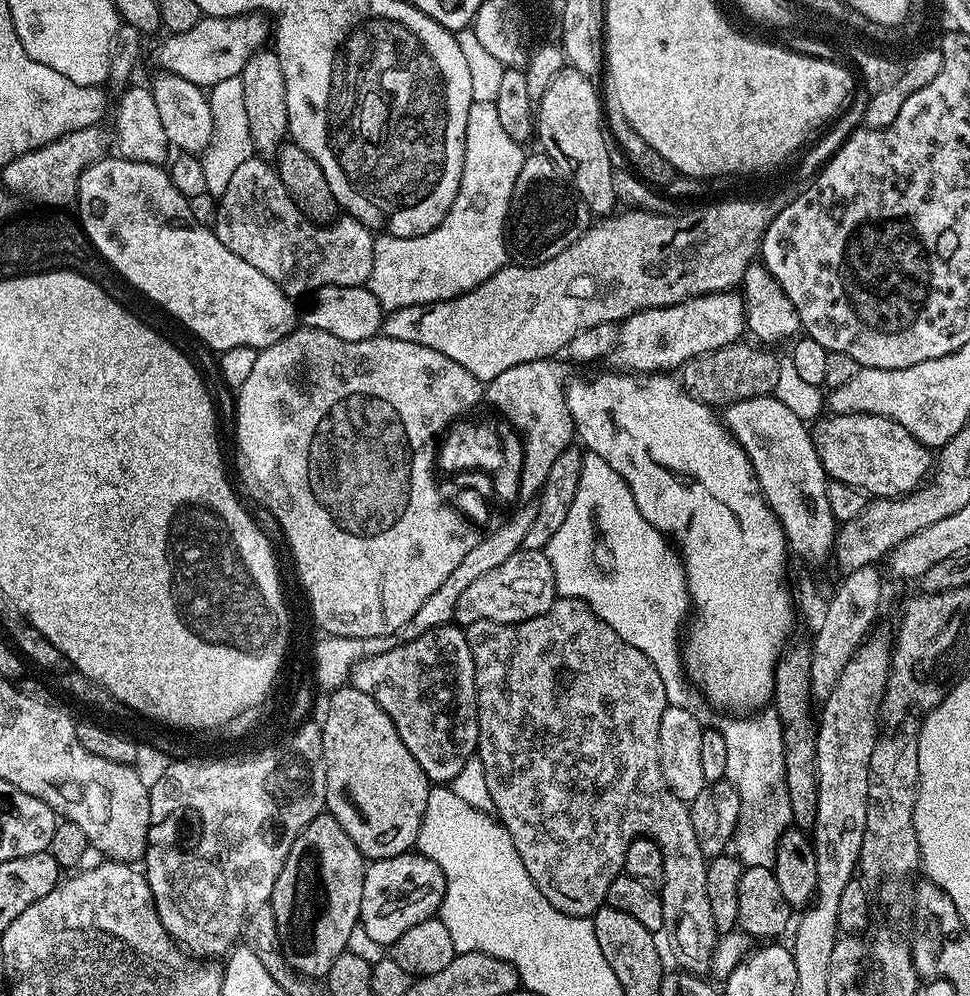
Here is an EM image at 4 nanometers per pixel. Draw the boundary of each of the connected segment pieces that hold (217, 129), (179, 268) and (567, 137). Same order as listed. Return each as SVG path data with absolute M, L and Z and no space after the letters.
M239 77L226 79L215 85L209 91L212 135L208 138L208 145L201 155L201 162L206 179L206 191L219 198L229 185L231 175L243 162L253 157L255 148L252 135L249 132L249 119L246 116L245 95Z
M105 158L103 160L95 160L85 170L78 182L78 190L76 191L76 200L78 201L78 205L80 204L78 223L84 229L86 235L88 235L89 245L93 249L97 248L142 295L149 296L158 307L165 308L174 319L181 320L202 343L216 348L215 351L217 353L230 350L234 346L250 346L259 350L269 348L274 342L278 342L279 340L285 340L298 324L298 308L296 312L295 306L292 305L295 304L293 297L287 296L277 284L270 282L270 278L266 278L266 274L254 270L254 266L250 266L250 262L242 262L242 258L238 258L238 254L226 250L226 246L222 246L222 242L218 242L215 231L209 225L207 228L206 225L200 224L195 210L191 208L193 205L190 203L190 200L175 188L169 173L161 165L134 162L133 160L125 160L123 158L115 159Z
M565 66L558 74L558 78L550 82L550 90L546 90L546 94L542 94L538 102L534 112L534 132L538 140L540 136L539 147L548 156L557 162L563 161L562 158L565 156L572 163L570 180L576 195L583 200L589 213L596 215L597 212L600 215L597 217L604 218L617 207L618 203L614 194L614 165L612 156L608 153L609 141L606 139L606 117L602 111L602 96L596 93L596 88L592 84L595 84L593 77L582 74L571 66Z

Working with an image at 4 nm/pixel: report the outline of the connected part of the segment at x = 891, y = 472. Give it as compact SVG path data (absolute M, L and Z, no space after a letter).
M869 412L828 414L817 419L810 431L828 479L846 482L872 498L908 495L920 487L934 464L929 449L918 443L905 428L898 426L898 422L885 416Z

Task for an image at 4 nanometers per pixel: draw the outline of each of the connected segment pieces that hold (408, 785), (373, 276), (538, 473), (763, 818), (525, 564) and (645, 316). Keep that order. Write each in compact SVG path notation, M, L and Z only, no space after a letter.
M345 686L335 689L328 700L328 709L324 712L324 725L320 728L320 748L324 769L326 770L326 811L332 815L350 834L354 846L369 861L382 858L394 858L404 852L413 851L416 839L426 814L426 802L430 791L428 776L414 762L414 754L406 750L406 742L398 734L394 722L362 690Z
M473 100L470 106L470 114L466 114L466 142L464 143L464 165L462 166L460 189L454 198L452 209L448 211L444 221L430 234L422 234L421 236L390 236L380 234L374 239L374 266L370 266L370 278L366 287L374 294L374 298L378 298L381 309L395 310L405 308L406 306L414 306L415 304L433 304L439 300L449 300L455 296L460 296L463 292L474 290L482 282L486 282L486 278L490 278L498 269L505 267L509 263L510 257L506 251L508 207L510 206L512 191L514 190L514 182L518 182L518 170L522 170L522 162L524 161L525 155L525 149L521 144L514 142L514 138L510 138L510 134L506 134L506 129L502 127L498 119L496 105L490 102Z
M549 358L522 366L510 366L510 370L498 374L498 378L486 384L486 400L497 408L495 411L519 433L523 441L524 461L519 499L524 502L537 499L558 454L574 444L574 423L568 409L564 368L558 361Z
M772 710L753 715L751 718L728 718L725 720L728 721L722 724L720 733L722 738L726 738L726 779L734 786L734 790L738 790L738 798L744 796L744 820L738 818L736 823L734 852L744 868L753 868L754 866L772 868L776 859L776 847L780 835L785 828L792 824L790 794L788 792L760 794L760 790L758 790L760 786L754 784L758 778L754 778L752 774L748 776L748 772L750 772L750 768L754 770L754 766L776 762L776 758L770 758L772 754L754 754L754 752L764 750L764 746L774 744L774 740L778 744L778 736L784 736L784 727L780 725L780 719Z
M521 548L502 566L494 566L476 579L471 586L466 586L462 598L456 603L455 623L467 626L474 622L489 620L499 624L517 624L530 618L538 618L538 614L546 614L550 606L558 598L554 570L548 561L547 551Z
M729 290L727 292L707 292L704 296L689 296L688 299L684 300L680 304L671 304L665 308L647 308L641 312L633 312L627 320L623 321L619 325L618 331L616 333L616 347L614 349L614 357L616 356L617 369L623 370L628 374L660 374L665 370L672 370L668 368L679 369L681 366L688 363L688 361L695 358L695 356L701 356L707 352L713 352L718 350L722 346L727 344L735 344L741 339L740 335L745 335L746 325L744 322L744 298L739 291Z

